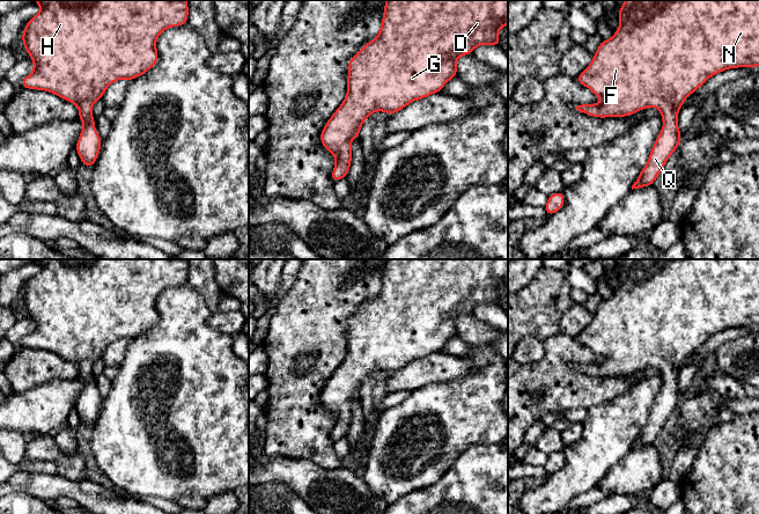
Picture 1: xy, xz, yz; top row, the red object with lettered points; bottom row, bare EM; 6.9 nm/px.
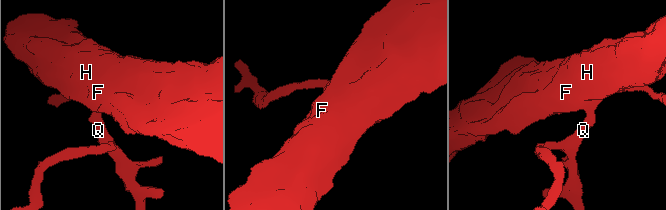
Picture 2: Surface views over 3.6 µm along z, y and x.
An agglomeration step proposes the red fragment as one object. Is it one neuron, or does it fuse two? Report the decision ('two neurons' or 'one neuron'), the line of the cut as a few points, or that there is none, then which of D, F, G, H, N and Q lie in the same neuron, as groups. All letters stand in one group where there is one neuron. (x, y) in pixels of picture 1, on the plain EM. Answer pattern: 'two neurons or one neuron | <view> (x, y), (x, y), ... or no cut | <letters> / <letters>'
one neuron | no cut | D F G H N Q

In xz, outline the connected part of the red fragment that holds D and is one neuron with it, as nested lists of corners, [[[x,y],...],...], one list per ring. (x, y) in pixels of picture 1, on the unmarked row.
[[[386,259],[384,265],[380,292],[373,300],[363,304],[360,310],[349,318],[346,357],[341,361],[340,366],[329,377],[319,395],[323,406],[336,417],[336,424],[331,433],[331,439],[334,442],[347,436],[352,423],[352,398],[360,398],[362,383],[371,373],[384,370],[388,375],[391,375],[414,360],[440,352],[448,340],[457,336],[458,317],[460,315],[473,314],[473,309],[478,304],[500,306],[499,291],[502,286],[508,284],[508,259]]]

